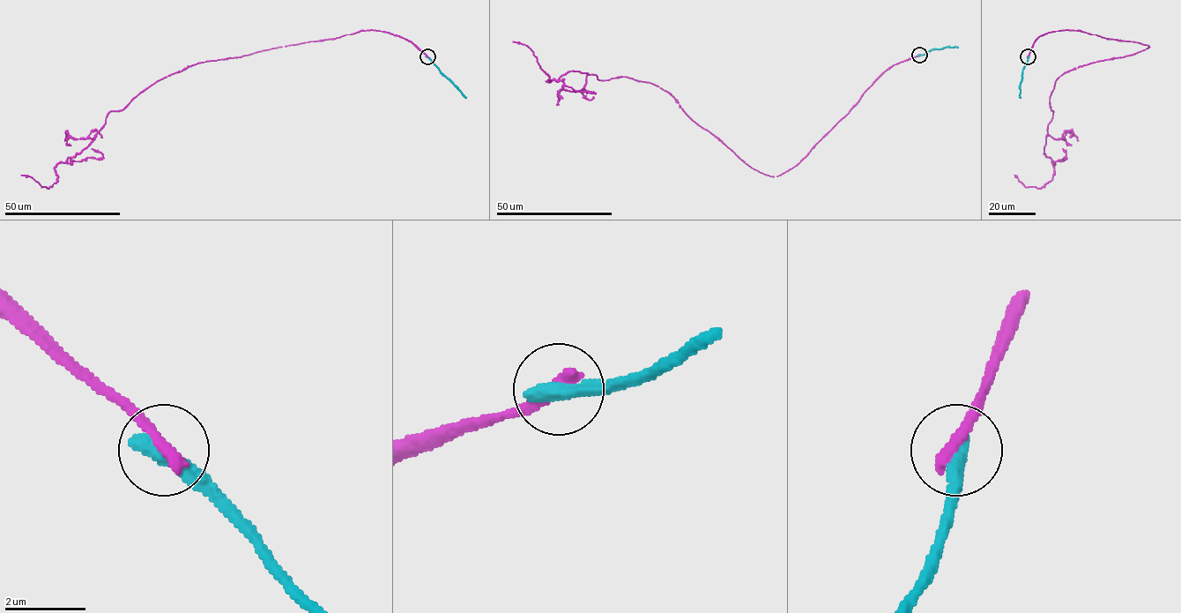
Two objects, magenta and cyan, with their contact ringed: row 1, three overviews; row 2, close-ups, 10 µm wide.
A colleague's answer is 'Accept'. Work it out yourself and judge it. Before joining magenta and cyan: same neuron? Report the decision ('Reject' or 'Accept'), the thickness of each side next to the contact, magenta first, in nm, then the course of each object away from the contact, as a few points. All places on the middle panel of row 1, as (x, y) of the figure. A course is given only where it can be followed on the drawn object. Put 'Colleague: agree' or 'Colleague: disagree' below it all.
Reject. Thickness 380 nm (magenta) against 480 nm. Course of magenta: (919, 55), (888, 67), (798, 163), (770, 176), (658, 86), (569, 71), (546, 81), (533, 53), (513, 41). Course of cyan: (919, 55), (944, 47), (958, 48)
Colleague: disagree

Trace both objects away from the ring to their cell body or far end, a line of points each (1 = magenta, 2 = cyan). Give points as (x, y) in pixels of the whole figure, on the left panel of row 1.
1: (427, 56), (371, 30), (201, 62), (111, 110), (85, 148), (56, 165), (48, 188), (21, 175)
2: (427, 56), (466, 98)

